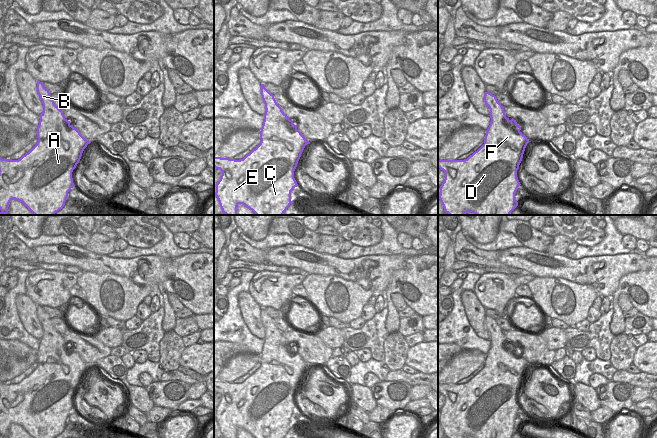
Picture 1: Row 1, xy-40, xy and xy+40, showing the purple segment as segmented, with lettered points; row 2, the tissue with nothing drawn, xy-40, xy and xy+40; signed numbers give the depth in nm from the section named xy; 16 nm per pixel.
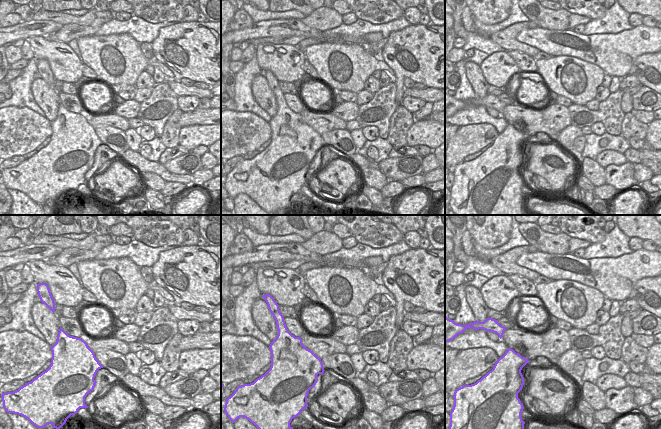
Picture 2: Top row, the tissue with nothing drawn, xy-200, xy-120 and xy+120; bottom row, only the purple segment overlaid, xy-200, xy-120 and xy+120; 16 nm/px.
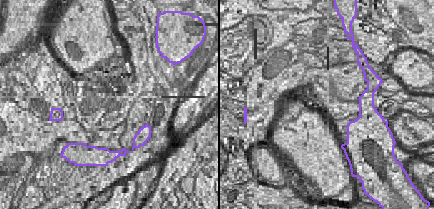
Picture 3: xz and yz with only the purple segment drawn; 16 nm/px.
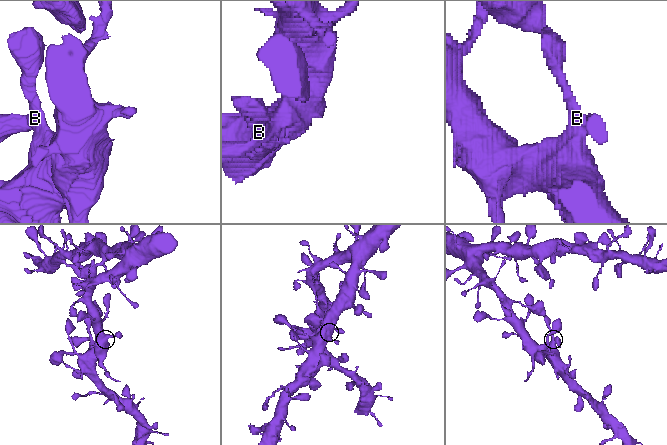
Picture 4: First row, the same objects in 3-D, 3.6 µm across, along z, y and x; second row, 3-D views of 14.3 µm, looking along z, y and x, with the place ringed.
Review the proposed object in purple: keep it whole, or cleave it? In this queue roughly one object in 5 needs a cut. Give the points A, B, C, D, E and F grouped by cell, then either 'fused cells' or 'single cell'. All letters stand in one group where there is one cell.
groups A B C D E F; single cell

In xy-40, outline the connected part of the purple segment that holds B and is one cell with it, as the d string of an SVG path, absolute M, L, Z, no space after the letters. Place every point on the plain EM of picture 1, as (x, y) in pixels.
M37 305L37 317L43 328L37 351L37 368L18 384L0 382L0 434L8 437L12 423L22 426L33 438L55 438L61 434L68 416L75 411L72 396L91 366L70 348L52 324L43 306Z

